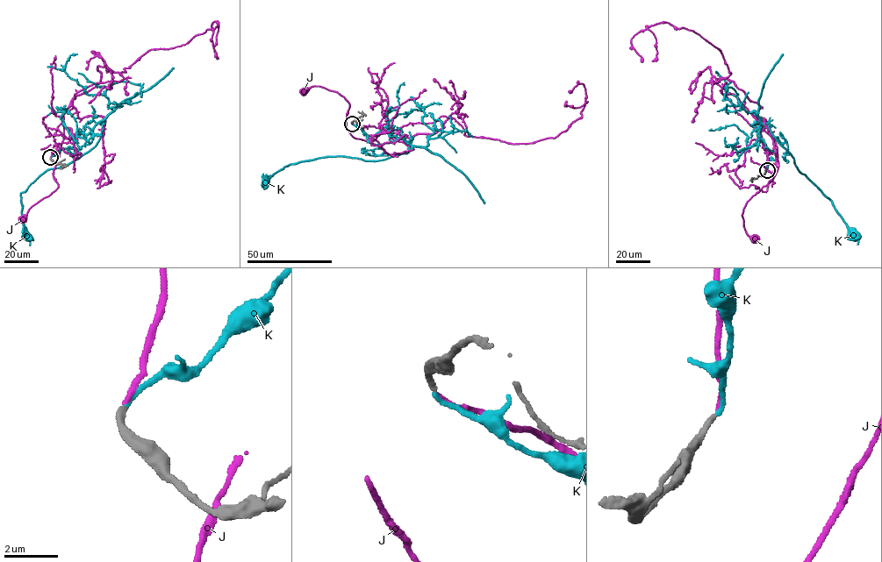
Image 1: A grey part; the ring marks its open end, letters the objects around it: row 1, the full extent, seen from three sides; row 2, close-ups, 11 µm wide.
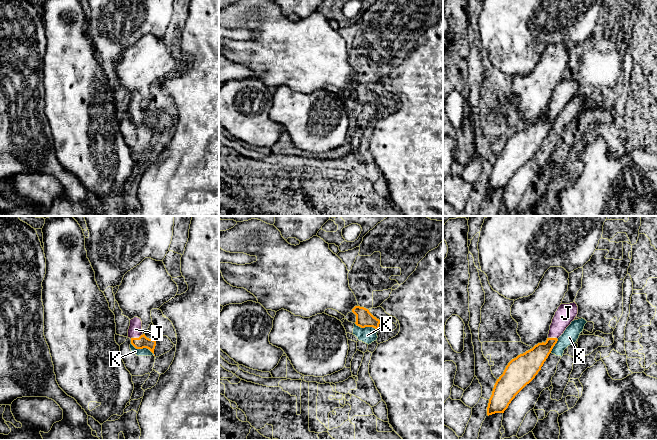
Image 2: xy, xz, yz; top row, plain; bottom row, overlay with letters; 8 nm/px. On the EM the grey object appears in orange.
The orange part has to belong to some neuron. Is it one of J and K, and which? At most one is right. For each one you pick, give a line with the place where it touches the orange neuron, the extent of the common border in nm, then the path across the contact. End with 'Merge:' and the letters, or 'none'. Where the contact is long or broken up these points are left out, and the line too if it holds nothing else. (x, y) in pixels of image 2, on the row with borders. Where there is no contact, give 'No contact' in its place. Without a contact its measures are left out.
J: Touches orange at xy (136, 338). Shared border 120 nm. Path across: xy (142, 342), (136, 338), (135, 329)
Merge: J

